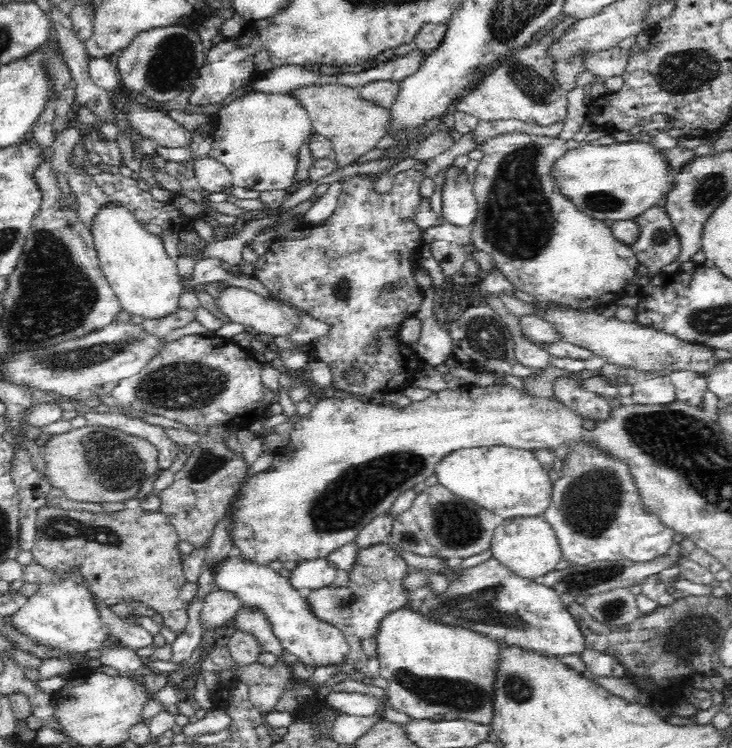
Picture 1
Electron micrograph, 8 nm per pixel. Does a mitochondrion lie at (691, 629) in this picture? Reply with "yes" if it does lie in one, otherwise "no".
yes

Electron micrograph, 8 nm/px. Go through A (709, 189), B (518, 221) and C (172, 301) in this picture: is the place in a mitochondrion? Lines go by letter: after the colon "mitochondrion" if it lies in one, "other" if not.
A: mitochondrion
B: mitochondrion
C: other

